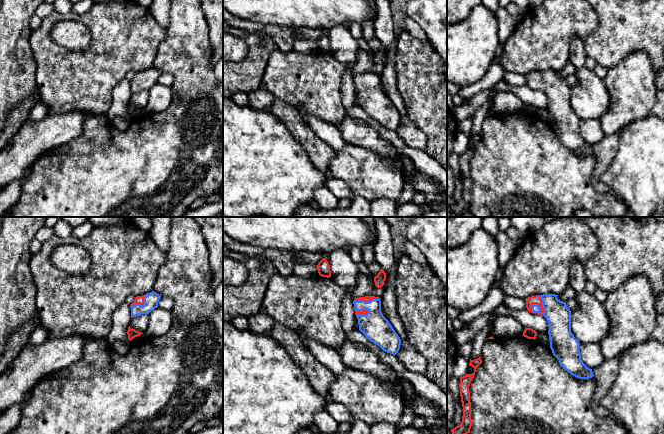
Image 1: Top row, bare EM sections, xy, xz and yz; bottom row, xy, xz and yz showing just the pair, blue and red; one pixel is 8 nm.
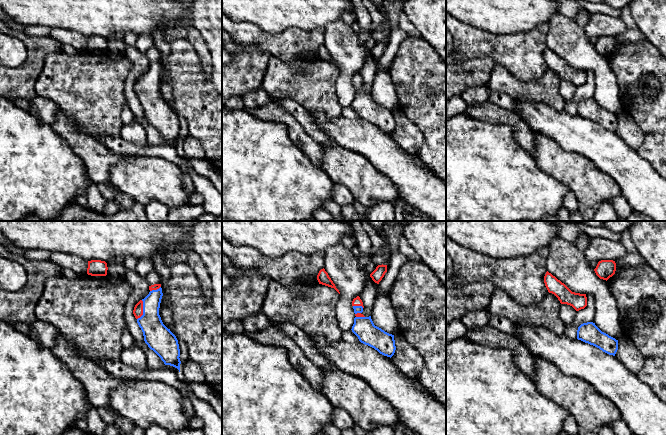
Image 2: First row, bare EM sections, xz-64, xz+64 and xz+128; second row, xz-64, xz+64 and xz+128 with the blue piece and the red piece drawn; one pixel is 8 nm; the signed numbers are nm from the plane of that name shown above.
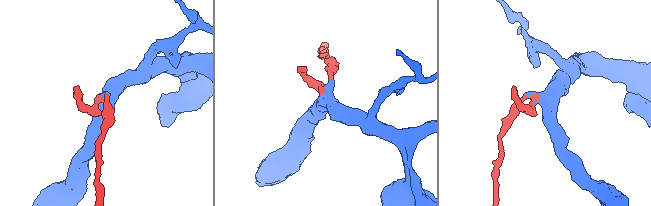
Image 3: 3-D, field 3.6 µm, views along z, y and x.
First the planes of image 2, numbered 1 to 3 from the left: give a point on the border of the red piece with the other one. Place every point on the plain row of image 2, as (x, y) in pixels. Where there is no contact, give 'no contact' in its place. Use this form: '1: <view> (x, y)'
1: xz-64 (143, 86)
2: xz+64 (358, 82)
3: no contact

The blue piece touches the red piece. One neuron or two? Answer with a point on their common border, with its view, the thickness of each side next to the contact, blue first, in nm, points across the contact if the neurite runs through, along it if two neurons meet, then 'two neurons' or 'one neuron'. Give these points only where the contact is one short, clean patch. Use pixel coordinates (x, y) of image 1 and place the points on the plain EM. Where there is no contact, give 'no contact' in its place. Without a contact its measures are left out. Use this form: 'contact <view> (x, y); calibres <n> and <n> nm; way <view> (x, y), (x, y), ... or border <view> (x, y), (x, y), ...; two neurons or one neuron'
contact xz (366, 78); calibres 220 and 50 nm; way xz (373, 101), (366, 84), (366, 78), (367, 74); one neuron

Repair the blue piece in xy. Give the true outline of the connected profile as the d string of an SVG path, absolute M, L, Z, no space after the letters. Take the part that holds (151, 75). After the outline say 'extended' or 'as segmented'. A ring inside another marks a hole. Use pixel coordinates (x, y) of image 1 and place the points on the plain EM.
M154 67L135 73L134 78L130 81L131 94L141 90L149 90L158 83L160 74L161 72Z; extended

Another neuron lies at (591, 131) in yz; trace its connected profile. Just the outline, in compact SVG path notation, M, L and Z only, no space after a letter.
M599 119L580 120L579 125L581 136L590 145L596 144L605 137Z

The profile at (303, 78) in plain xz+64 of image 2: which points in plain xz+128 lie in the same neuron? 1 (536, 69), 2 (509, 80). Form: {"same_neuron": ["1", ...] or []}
{"same_neuron": ["2"]}

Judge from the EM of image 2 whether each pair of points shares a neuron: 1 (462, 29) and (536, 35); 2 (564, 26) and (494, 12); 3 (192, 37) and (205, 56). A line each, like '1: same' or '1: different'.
1: same
2: different
3: same

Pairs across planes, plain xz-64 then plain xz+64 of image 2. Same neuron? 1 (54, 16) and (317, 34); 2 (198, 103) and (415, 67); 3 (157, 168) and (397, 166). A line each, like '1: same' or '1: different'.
1: different
2: same
3: different

